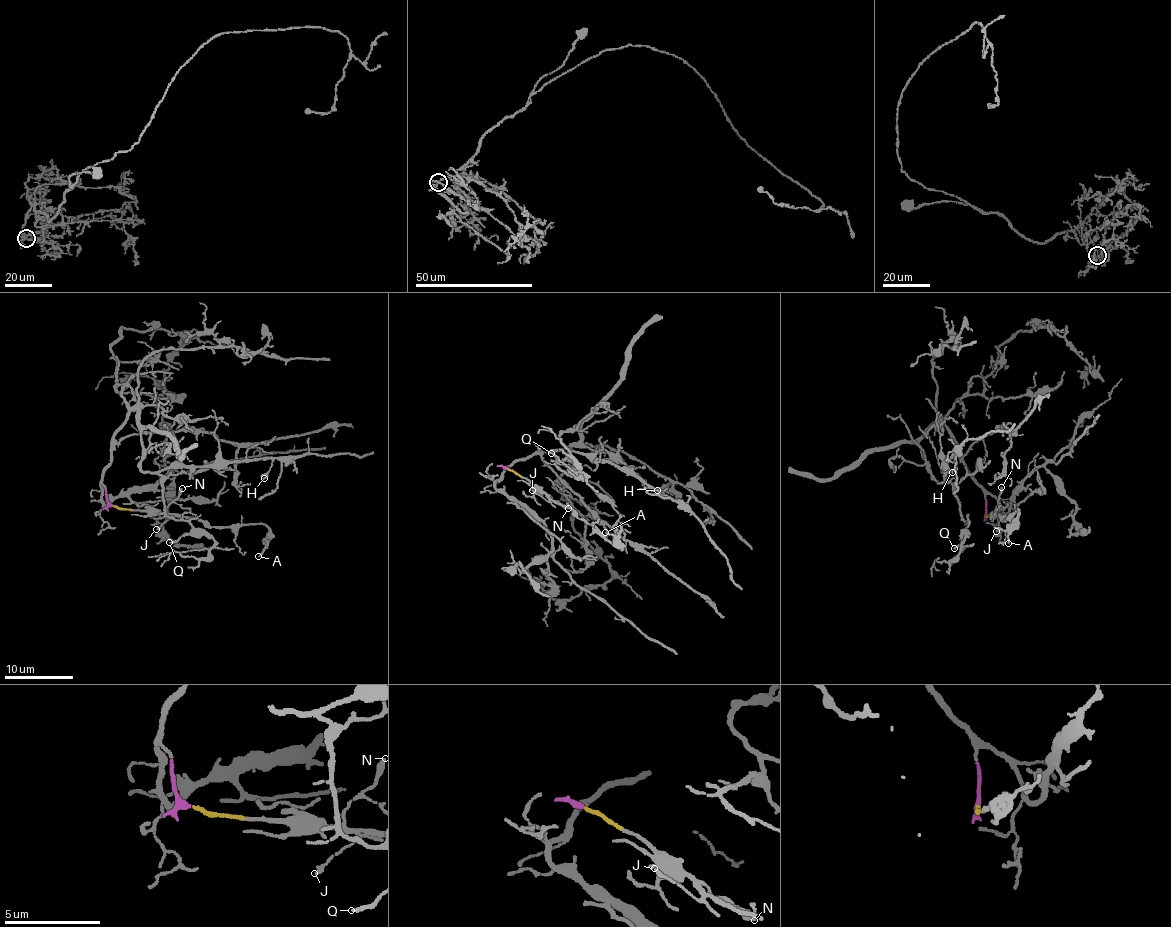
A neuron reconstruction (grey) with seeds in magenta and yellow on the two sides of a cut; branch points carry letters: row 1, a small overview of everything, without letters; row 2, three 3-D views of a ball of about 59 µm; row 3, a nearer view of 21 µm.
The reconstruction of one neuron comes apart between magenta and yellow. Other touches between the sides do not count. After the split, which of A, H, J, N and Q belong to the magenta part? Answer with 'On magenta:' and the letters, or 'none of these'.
On magenta: H, Q

